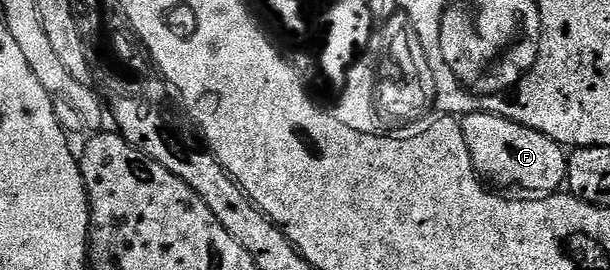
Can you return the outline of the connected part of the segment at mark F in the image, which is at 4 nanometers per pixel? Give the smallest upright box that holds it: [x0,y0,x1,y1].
[459,112,567,196]

